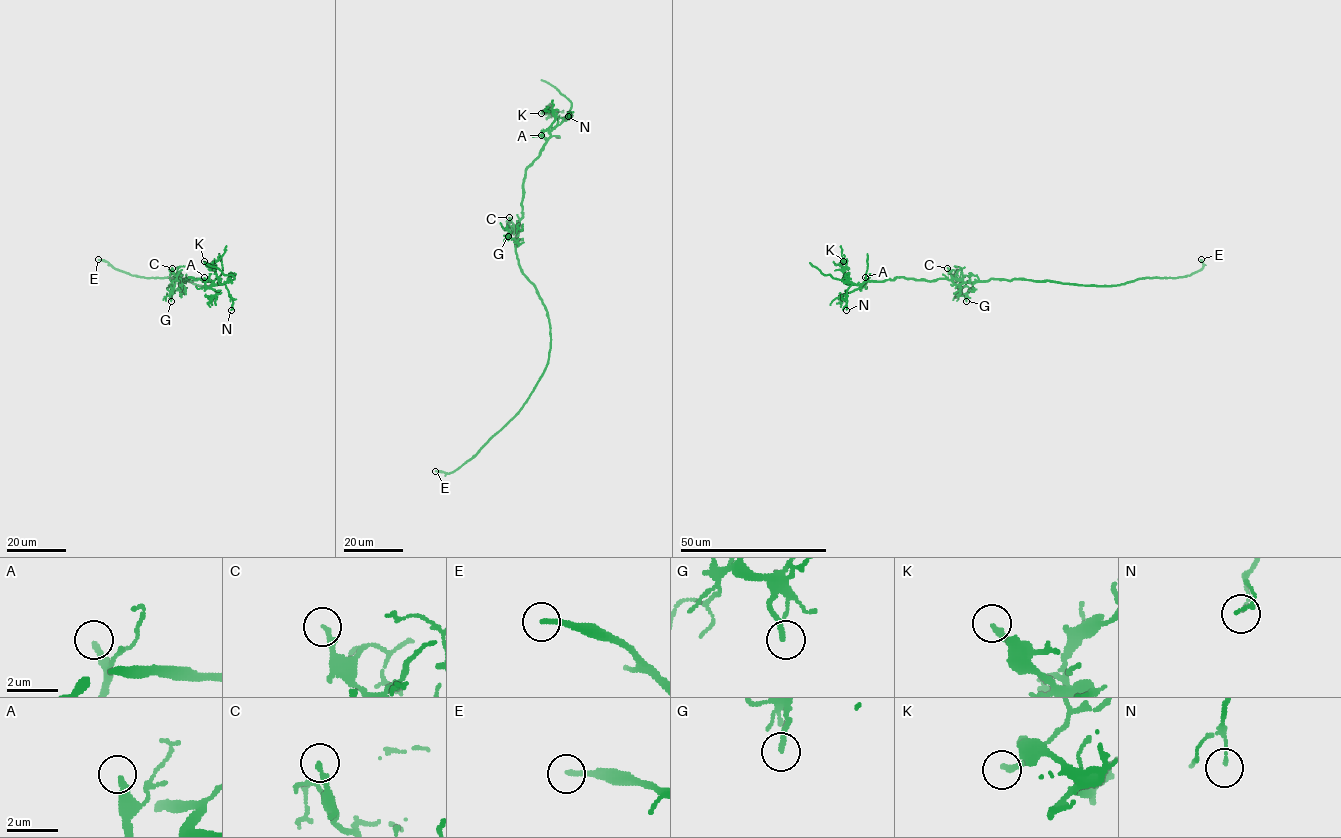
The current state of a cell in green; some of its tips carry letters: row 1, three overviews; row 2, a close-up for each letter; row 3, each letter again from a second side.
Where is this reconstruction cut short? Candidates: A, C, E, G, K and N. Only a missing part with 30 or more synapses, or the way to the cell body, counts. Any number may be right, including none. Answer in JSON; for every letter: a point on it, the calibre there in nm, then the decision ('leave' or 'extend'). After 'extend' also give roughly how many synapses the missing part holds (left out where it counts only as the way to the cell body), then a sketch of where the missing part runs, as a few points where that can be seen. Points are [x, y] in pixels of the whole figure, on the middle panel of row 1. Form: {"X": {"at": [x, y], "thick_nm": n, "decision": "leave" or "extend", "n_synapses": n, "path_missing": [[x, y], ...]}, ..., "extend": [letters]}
{"A": {"at": [541, 135], "thick_nm": 280, "decision": "extend", "n_synapses": 30, "path_missing": [[541, 135], [537, 127], [526, 124]]}, "C": {"at": [509, 217], "thick_nm": 180, "decision": "leave"}, "E": {"at": [435, 471], "thick_nm": 200, "decision": "extend", "n_synapses": 100, "path_missing": [[435, 471], [408, 476], [385, 466], [376, 456], [364, 458], [360, 462]]}, "G": {"at": [508, 236], "thick_nm": 200, "decision": "leave"}, "K": {"at": [541, 113], "thick_nm": 240, "decision": "leave"}, "N": {"at": [568, 116], "thick_nm": 100, "decision": "leave"}, "extend": ["A", "E"]}

